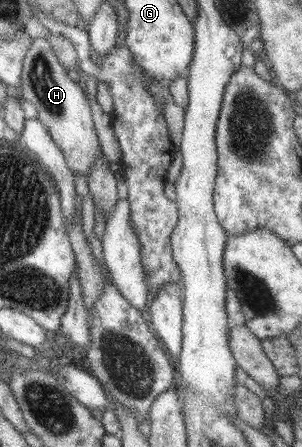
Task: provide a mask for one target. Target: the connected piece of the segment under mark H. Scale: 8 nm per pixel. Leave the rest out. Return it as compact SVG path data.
M37 38L24 61L20 98L37 110L37 118L48 127L54 142L63 150L68 166L86 179L100 155L100 145L84 91L82 82L59 61L46 38Z

